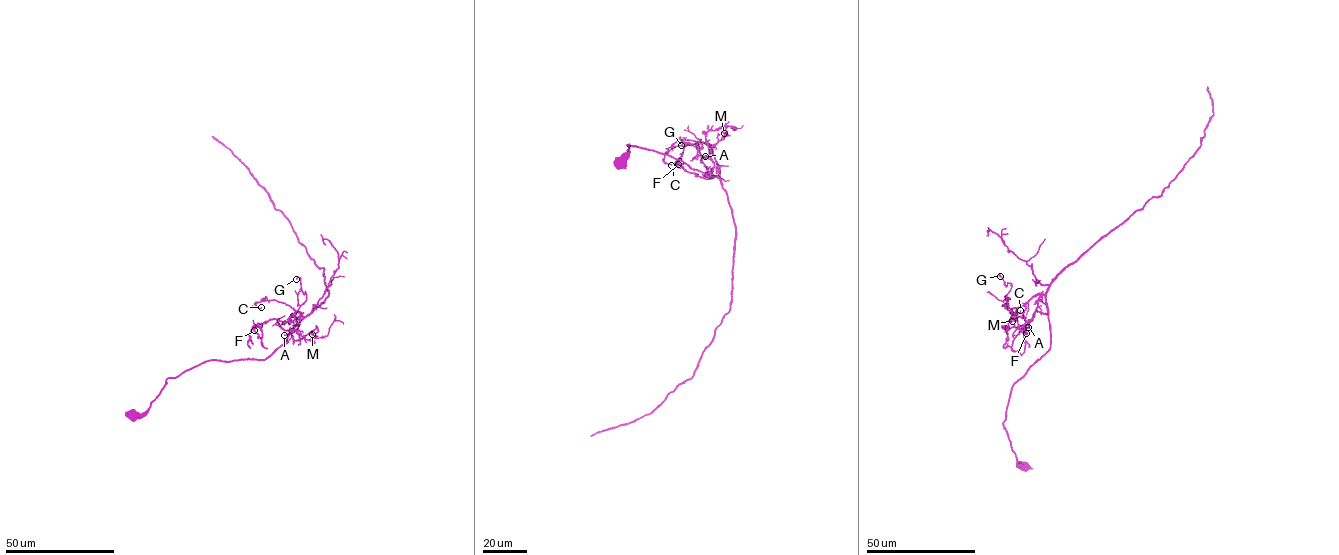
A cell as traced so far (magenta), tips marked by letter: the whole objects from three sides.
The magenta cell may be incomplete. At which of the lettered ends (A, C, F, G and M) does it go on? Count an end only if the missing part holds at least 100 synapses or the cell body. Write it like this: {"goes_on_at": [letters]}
{"goes_on_at": []}

